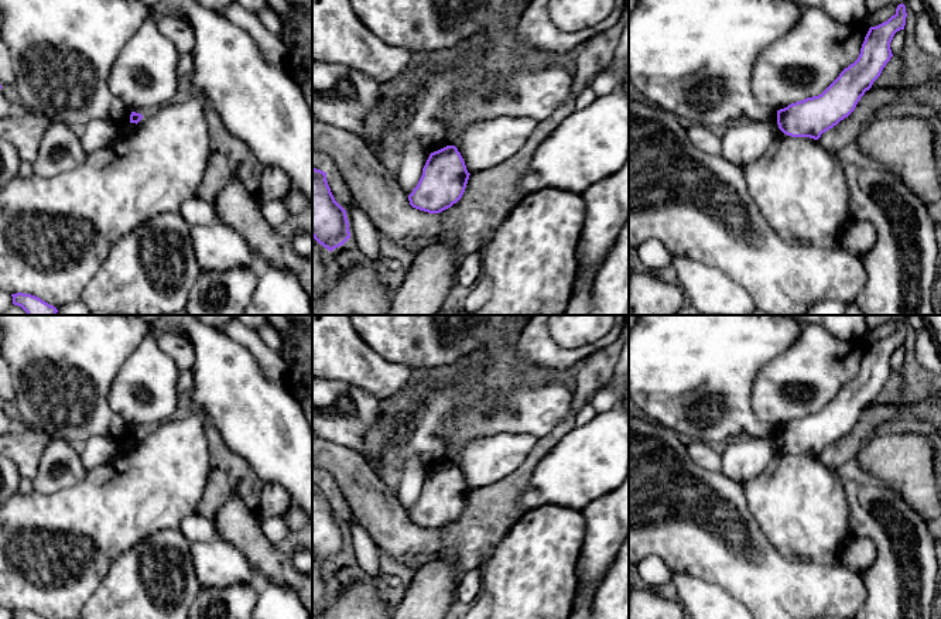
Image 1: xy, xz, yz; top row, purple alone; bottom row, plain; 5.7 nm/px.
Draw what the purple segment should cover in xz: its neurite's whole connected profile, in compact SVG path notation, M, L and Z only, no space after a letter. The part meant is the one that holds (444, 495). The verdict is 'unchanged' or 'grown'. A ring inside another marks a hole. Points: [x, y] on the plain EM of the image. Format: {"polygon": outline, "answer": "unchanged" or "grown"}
{"polygon": "M455 462L434 468L422 485L417 503L408 512L410 521L428 530L439 530L462 514L469 492Z", "answer": "unchanged"}

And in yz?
{"polygon": "M901 319L887 338L870 343L858 376L821 411L777 427L779 445L791 454L818 456L822 449L848 434L893 373L890 359L897 348L904 346L906 334L906 322Z", "answer": "unchanged"}

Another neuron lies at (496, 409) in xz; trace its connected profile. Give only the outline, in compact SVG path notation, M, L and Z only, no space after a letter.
M562 382L537 387L487 384L469 397L448 420L445 464L455 462L470 441L496 434L550 434L571 411L574 391Z

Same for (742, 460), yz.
M777 438L733 440L721 445L721 472L739 483L759 476L779 448Z

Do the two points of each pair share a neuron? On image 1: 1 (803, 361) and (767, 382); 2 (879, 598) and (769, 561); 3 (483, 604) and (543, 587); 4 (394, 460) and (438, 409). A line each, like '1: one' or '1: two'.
1: one
2: two
3: two
4: one

